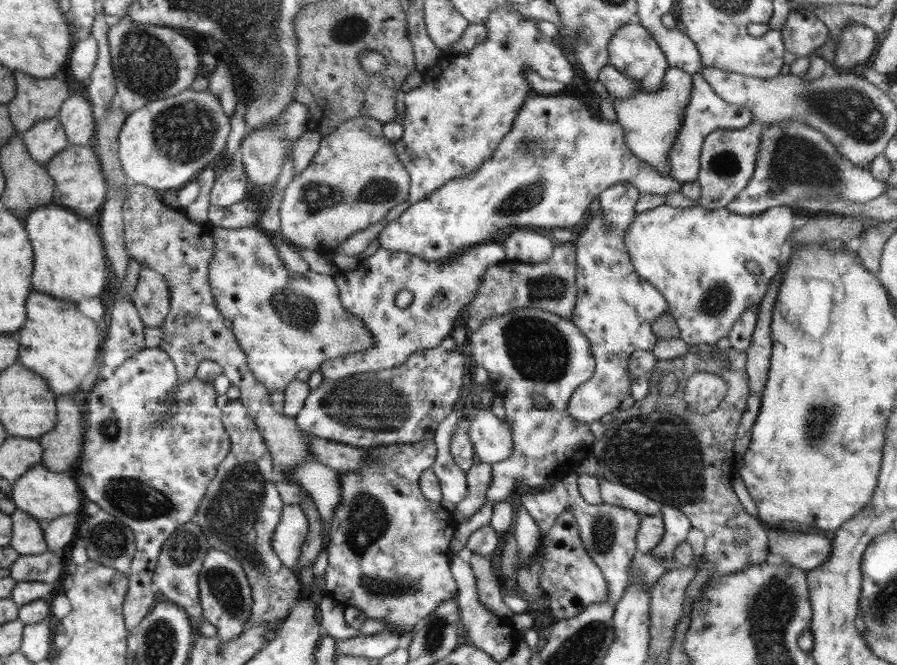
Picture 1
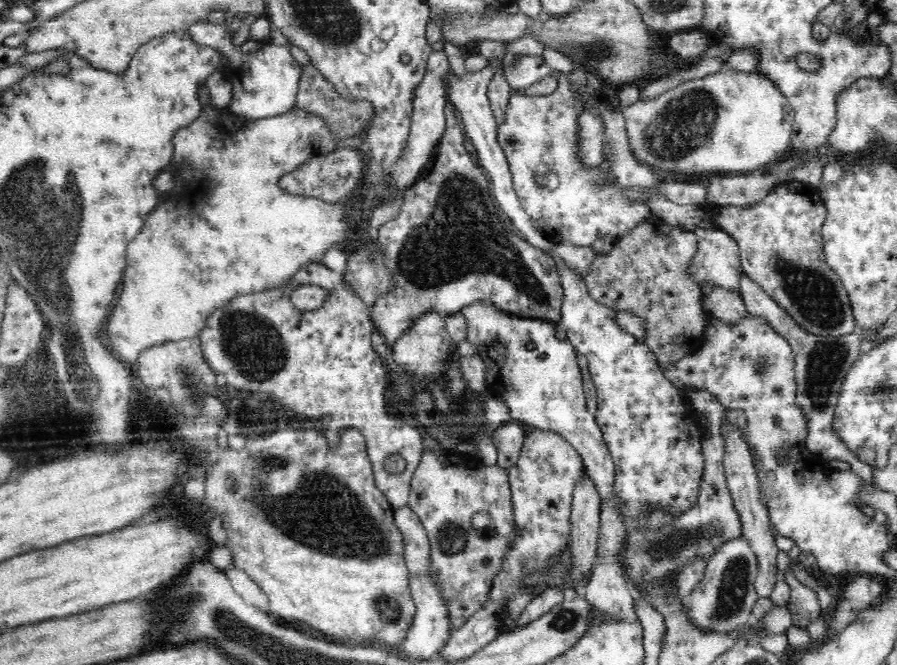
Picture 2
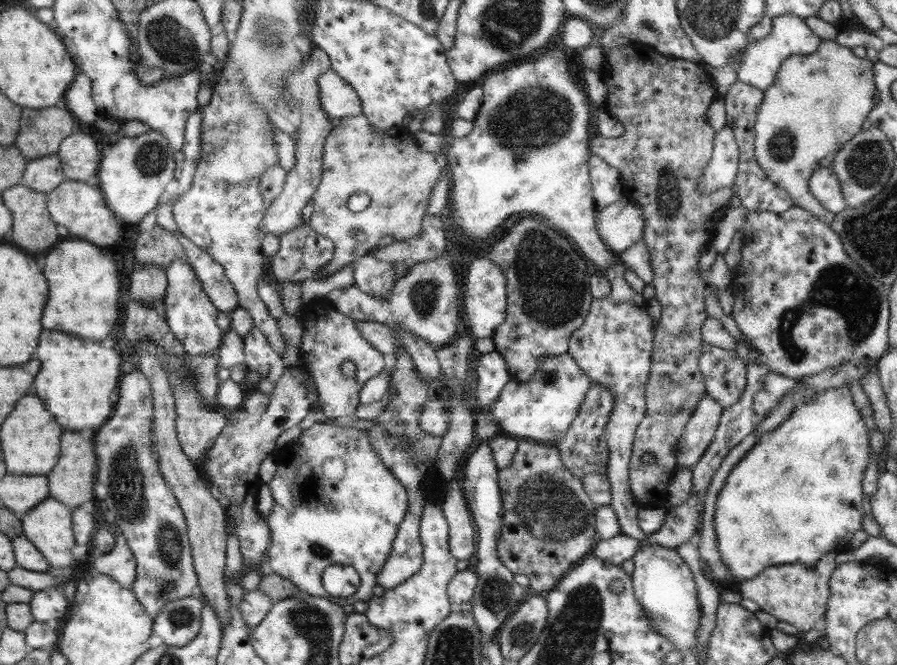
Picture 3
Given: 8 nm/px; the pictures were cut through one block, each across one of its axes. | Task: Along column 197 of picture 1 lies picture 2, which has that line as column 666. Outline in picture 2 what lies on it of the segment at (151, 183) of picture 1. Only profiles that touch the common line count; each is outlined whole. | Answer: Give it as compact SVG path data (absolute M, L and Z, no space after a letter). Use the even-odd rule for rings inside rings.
M729 68L703 76L702 78L684 81L654 98L639 99L638 102L632 103L631 106L623 110L623 116L626 120L631 154L638 162L651 166L654 172L665 174L667 178L677 174L706 174L706 172L712 172L718 175L731 175L766 171L767 166L778 162L782 156L786 156L788 146L791 143L791 133L793 132L795 122L795 115L788 99L776 88L776 85L769 78L766 78L766 76L760 74L757 70L754 70L754 72L740 72Z

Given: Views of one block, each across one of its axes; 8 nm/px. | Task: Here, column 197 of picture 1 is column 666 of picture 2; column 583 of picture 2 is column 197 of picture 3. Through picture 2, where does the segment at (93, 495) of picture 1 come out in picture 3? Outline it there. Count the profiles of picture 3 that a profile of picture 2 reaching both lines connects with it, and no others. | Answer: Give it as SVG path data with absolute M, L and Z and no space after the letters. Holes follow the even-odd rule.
M187 260L172 261L167 270L167 288L164 295L166 321L183 349L190 354L216 353L226 332L216 324L219 310L210 301L193 266Z

